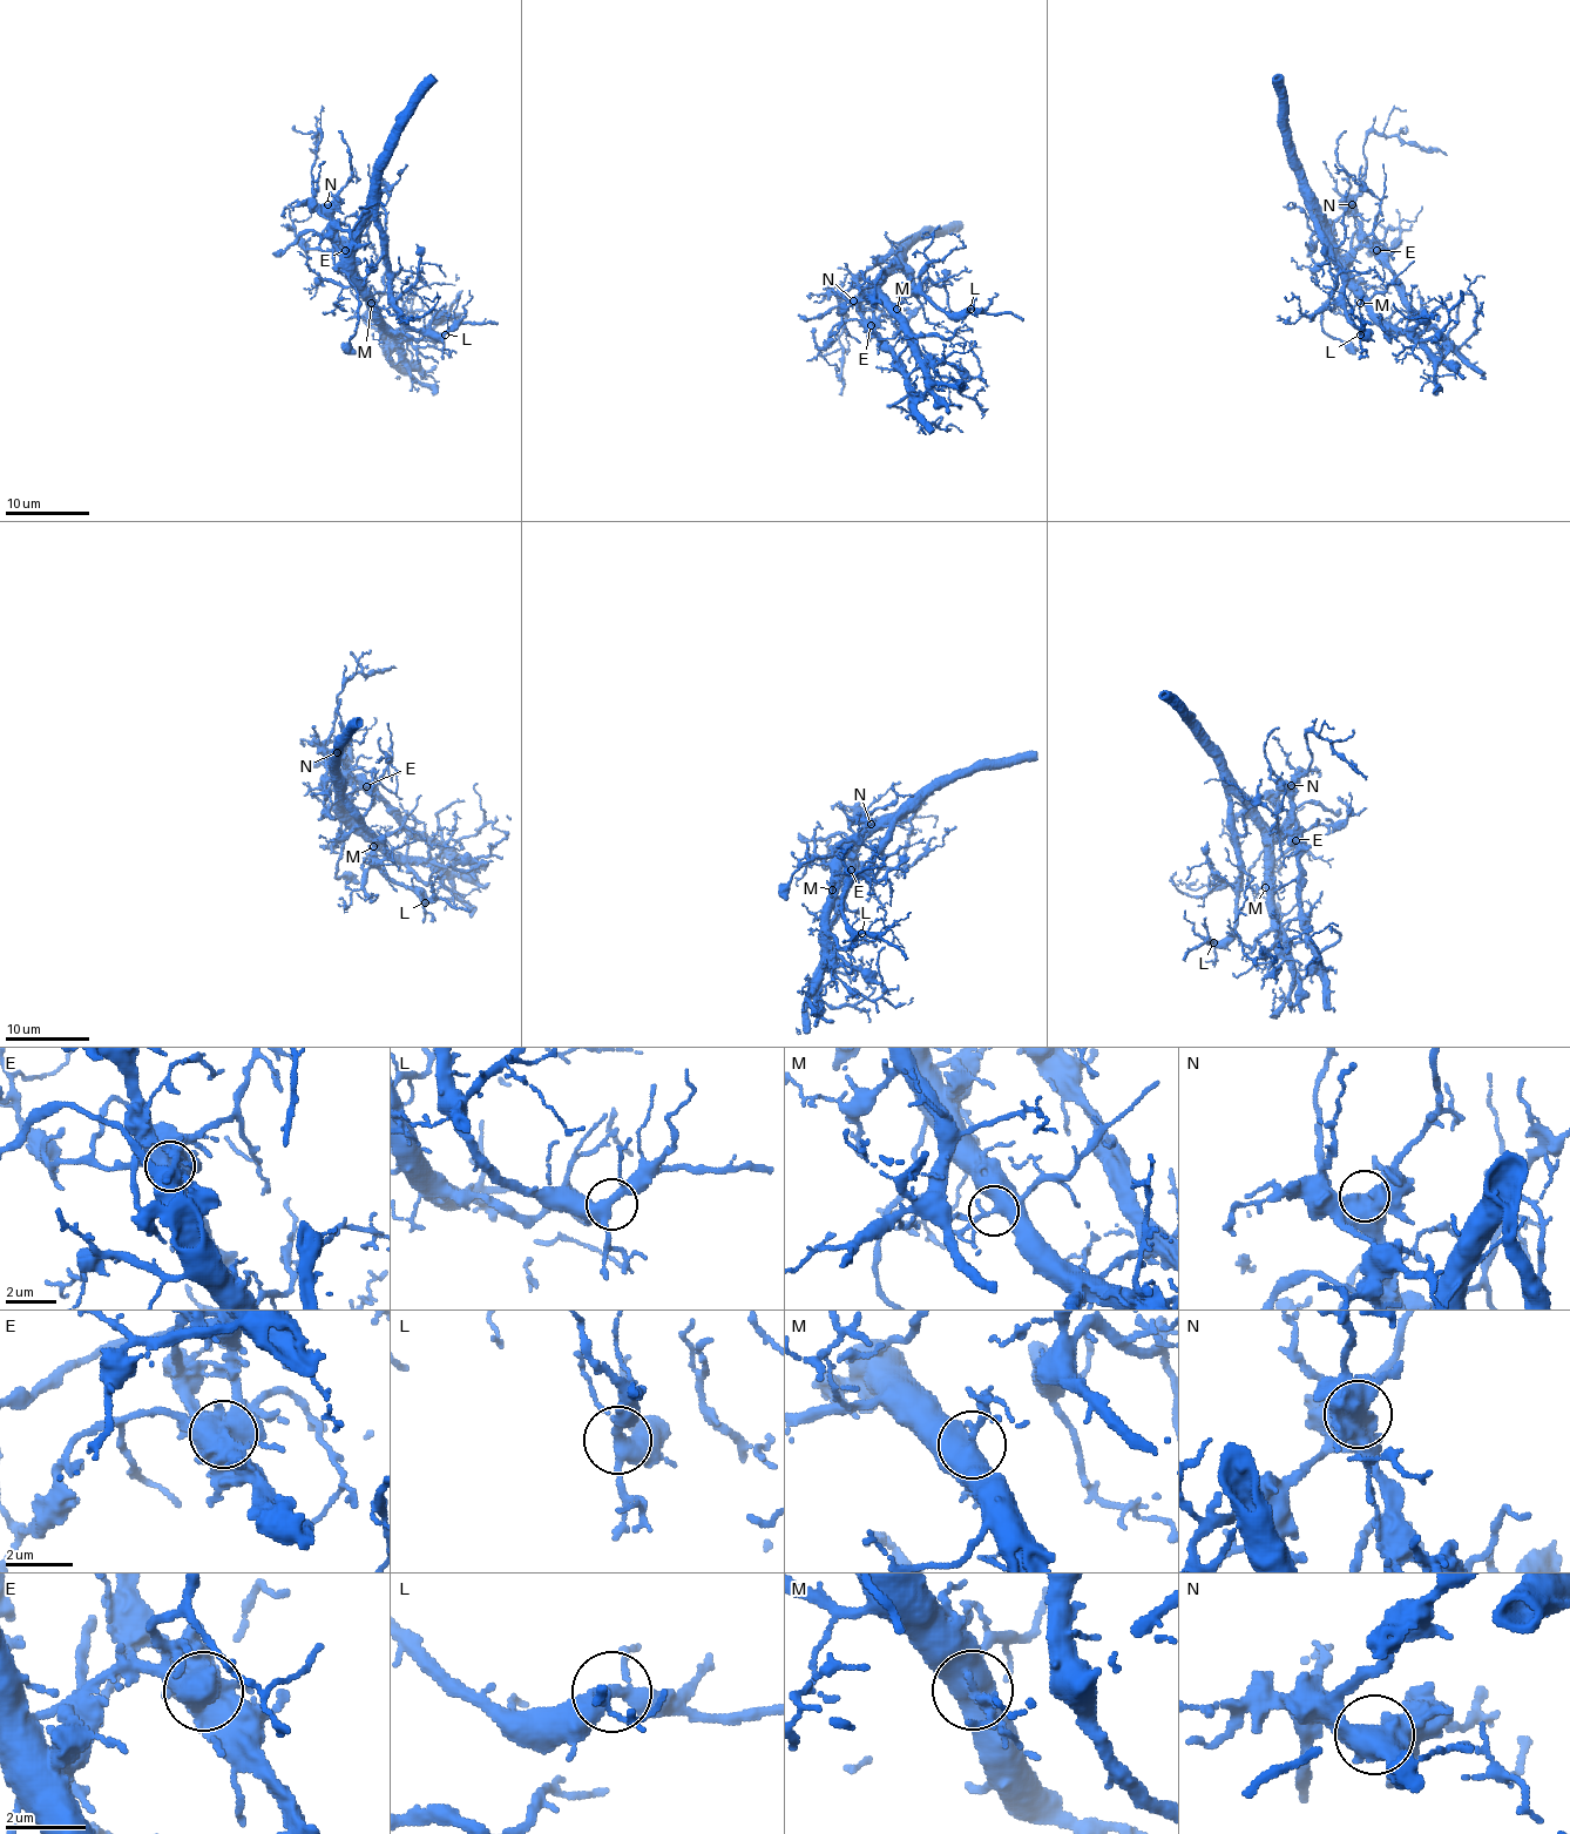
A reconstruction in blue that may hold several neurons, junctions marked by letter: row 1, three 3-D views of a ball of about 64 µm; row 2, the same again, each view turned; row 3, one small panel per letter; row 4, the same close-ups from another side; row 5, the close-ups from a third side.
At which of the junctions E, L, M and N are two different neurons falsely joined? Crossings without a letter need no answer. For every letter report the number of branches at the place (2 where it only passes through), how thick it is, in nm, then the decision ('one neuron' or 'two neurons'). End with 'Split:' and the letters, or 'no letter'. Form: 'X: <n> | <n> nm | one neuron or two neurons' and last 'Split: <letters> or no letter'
E: 3 | 750 nm | two neurons
L: 4 | 360 nm | one neuron
M: 3 | 400 nm | one neuron
N: 2 | 600 nm | one neuron
Split: E

